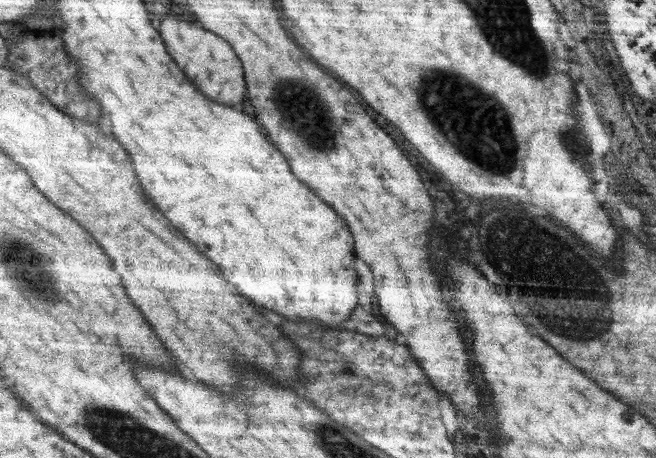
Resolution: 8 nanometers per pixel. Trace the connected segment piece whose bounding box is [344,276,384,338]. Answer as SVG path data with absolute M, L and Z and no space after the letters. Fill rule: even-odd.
M370 276L370 288L358 284L358 308L352 312L350 320L344 323L347 330L359 332L369 336L370 338L384 337L384 326L376 320L374 316L374 284L372 284L372 276Z

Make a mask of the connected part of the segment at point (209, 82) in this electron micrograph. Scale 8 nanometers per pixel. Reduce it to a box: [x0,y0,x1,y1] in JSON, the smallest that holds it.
[160,16,244,106]

